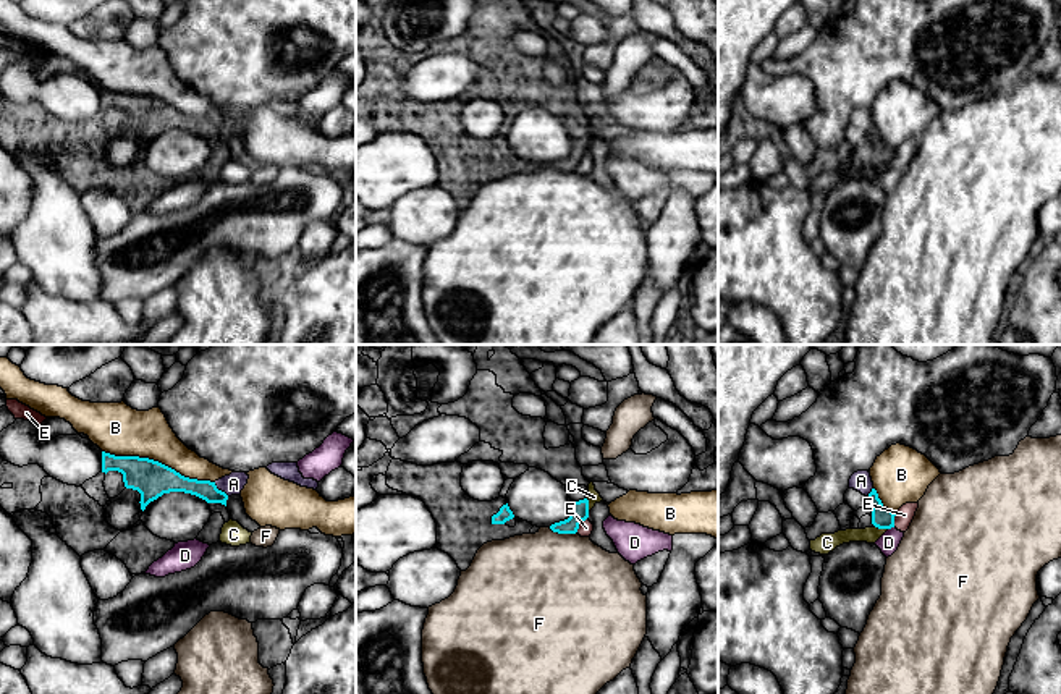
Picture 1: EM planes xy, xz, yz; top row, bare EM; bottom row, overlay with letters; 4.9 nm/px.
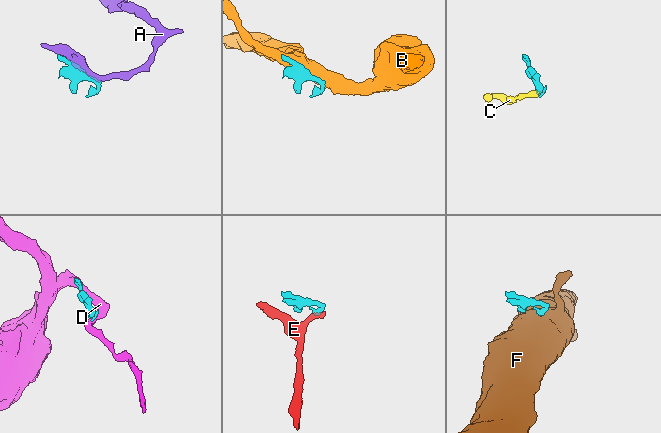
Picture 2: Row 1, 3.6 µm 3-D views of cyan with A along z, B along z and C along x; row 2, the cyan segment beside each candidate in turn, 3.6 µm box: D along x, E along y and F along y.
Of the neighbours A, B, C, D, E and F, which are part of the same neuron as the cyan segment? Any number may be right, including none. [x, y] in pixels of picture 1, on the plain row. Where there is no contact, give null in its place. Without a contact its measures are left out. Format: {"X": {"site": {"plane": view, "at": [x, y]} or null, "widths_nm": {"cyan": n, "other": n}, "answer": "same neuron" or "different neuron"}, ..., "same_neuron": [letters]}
{"A": {"site": {"plane": "xy", "at": [220, 128]}, "widths_nm": {"cyan": 110, "other": 100}, "answer": "different neuron"}, "B": {"site": {"plane": "xy", "at": [157, 99]}, "widths_nm": {"cyan": 180, "other": 260}, "answer": "different neuron"}, "C": {"site": {"plane": "yz", "at": [880, 165]}, "widths_nm": {"cyan": 110, "other": 80}, "answer": "different neuron"}, "D": {"site": {"plane": "yz", "at": [890, 165]}, "widths_nm": {"cyan": 110, "other": 100}, "answer": "different neuron"}, "E": {"site": {"plane": "xz", "at": [579, 160]}, "widths_nm": {"cyan": 90, "other": 70}, "answer": "different neuron"}, "F": {"site": {"plane": "xz", "at": [563, 170]}, "widths_nm": {"cyan": 90, "other": 500}, "answer": "different neuron"}, "same_neuron": []}

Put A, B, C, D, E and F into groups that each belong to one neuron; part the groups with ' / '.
A / B / C E / D / F

